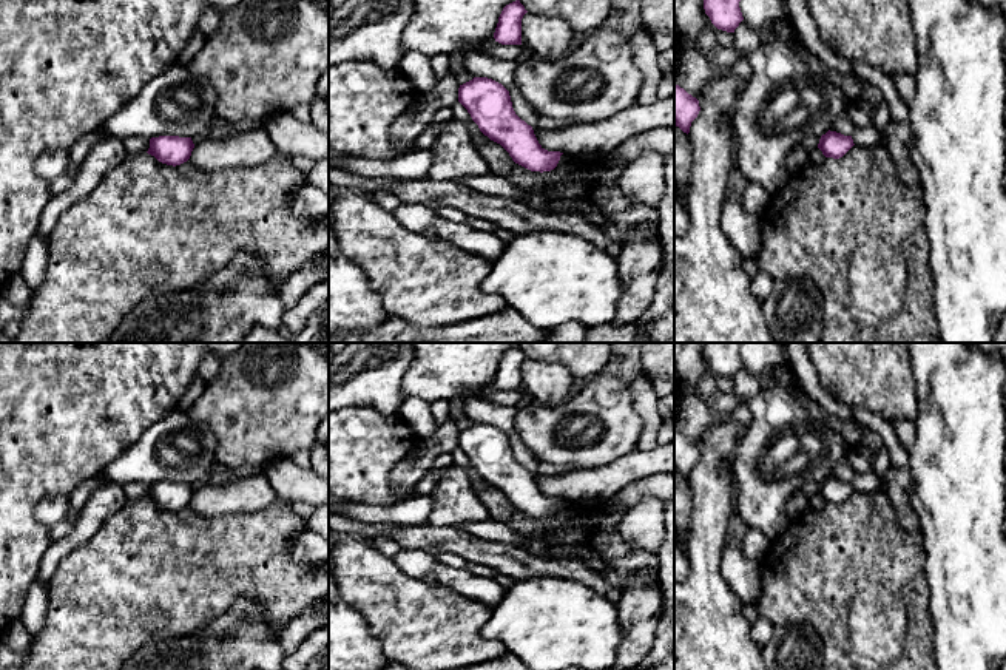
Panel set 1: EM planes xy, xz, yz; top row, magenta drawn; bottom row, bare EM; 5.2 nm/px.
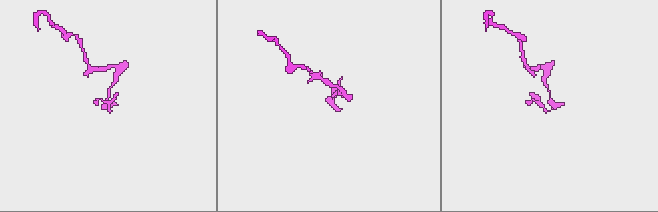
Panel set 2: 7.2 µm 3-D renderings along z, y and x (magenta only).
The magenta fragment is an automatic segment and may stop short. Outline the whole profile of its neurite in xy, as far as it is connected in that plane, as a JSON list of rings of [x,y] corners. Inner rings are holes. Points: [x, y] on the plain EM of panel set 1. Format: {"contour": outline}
{"contour": [[[159,482],[150,485],[148,500],[167,511],[181,511],[191,502],[194,489],[191,483]]]}

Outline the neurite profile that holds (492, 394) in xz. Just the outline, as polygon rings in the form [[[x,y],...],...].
[[[491,384],[478,392],[454,397],[451,408],[455,411],[463,411],[469,398],[481,398],[500,406],[515,406],[522,398],[522,391],[501,391],[495,384]]]

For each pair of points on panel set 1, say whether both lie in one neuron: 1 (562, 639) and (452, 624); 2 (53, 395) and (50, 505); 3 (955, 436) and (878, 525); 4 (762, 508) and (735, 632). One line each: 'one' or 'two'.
1: two
2: two
3: two
4: two

